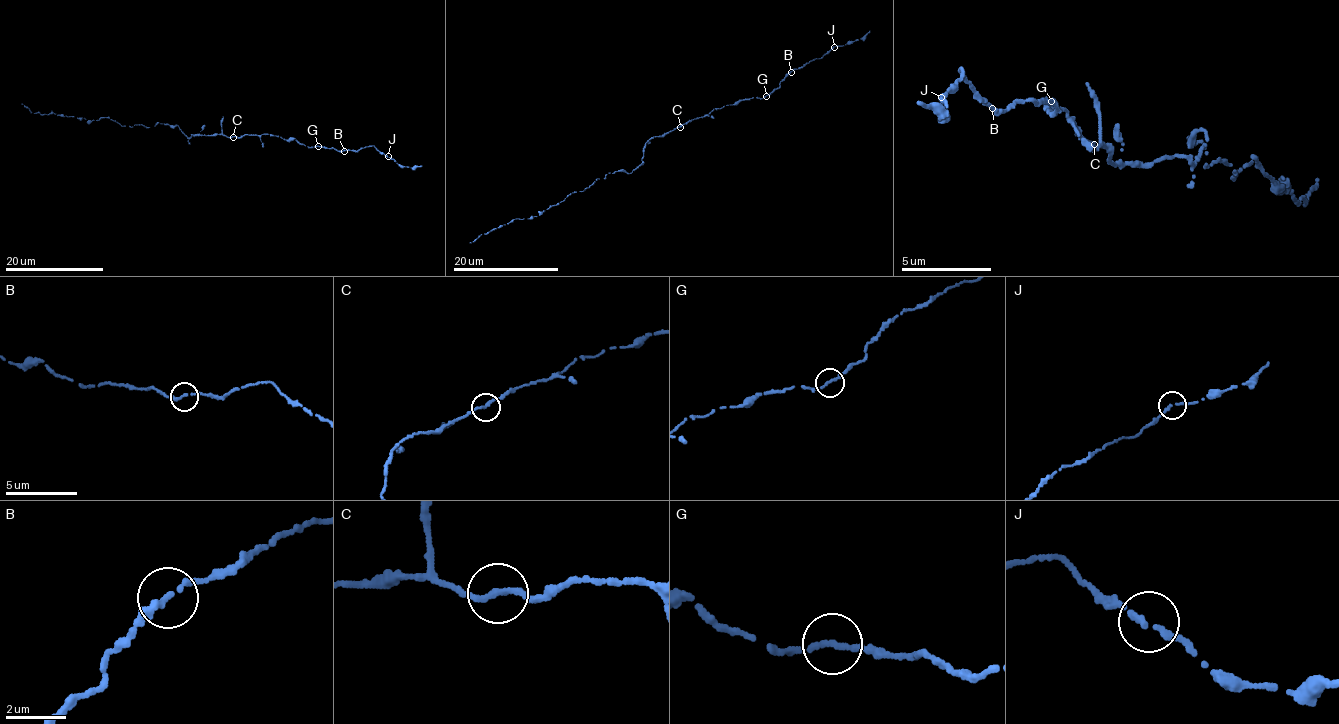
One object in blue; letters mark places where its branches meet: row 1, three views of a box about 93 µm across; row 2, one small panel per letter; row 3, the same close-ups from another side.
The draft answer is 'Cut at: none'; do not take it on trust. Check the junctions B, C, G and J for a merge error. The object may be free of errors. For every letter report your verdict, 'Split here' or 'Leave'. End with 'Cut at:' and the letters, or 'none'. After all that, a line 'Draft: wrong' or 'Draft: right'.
B: Leave
C: Leave
G: Leave
J: Leave
Cut at: none
Draft: right

